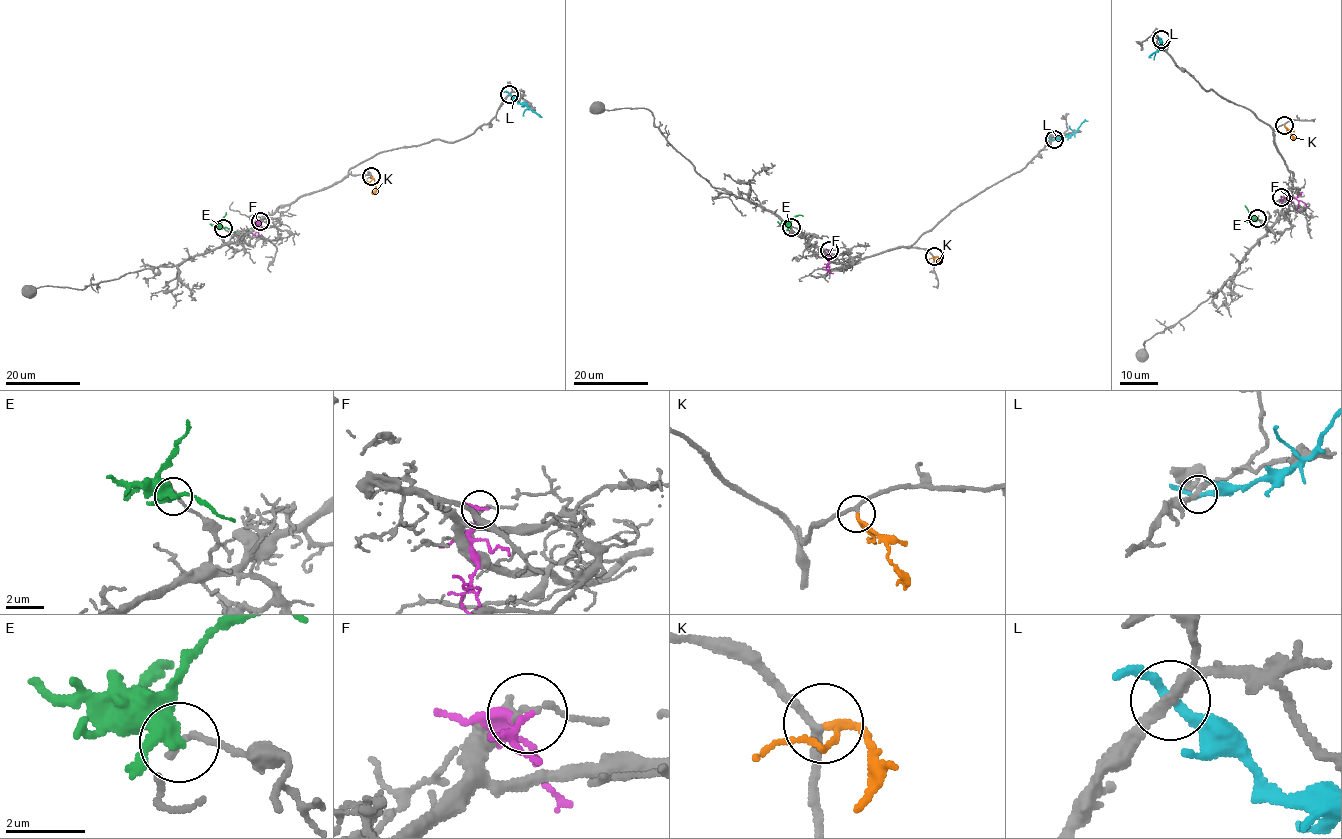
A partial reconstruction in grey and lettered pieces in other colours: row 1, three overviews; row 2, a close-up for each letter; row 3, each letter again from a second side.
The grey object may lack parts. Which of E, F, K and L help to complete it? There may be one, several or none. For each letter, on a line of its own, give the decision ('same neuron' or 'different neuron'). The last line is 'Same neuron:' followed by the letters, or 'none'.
E: different neuron
F: different neuron
K: same neuron
L: different neuron
Same neuron: K

